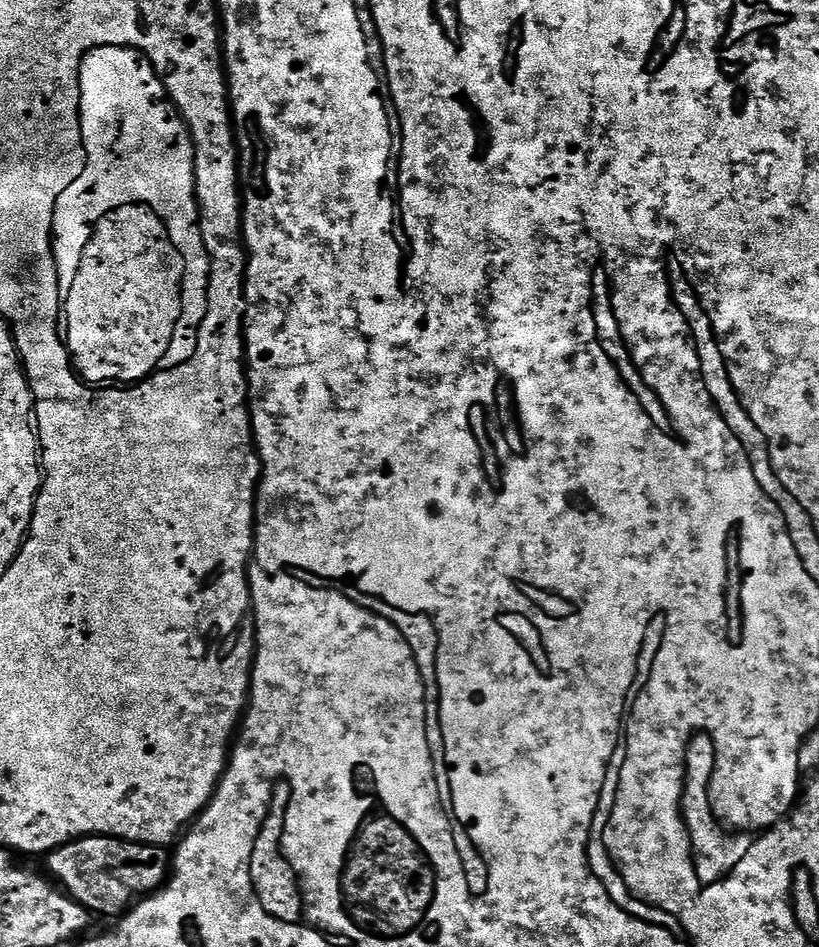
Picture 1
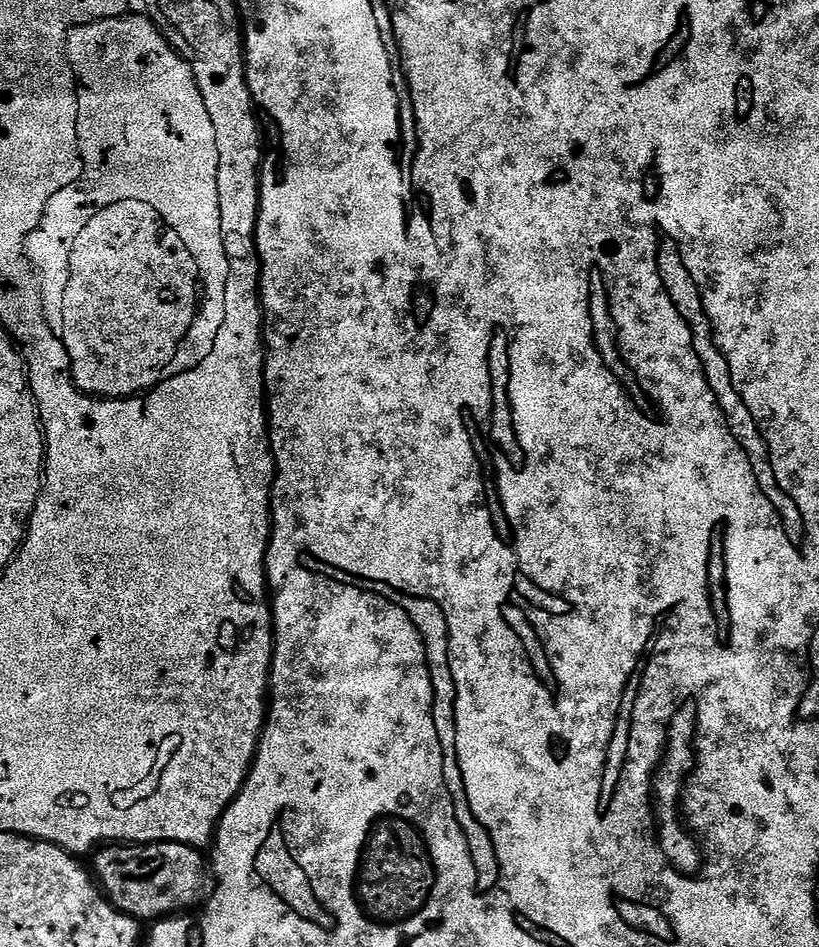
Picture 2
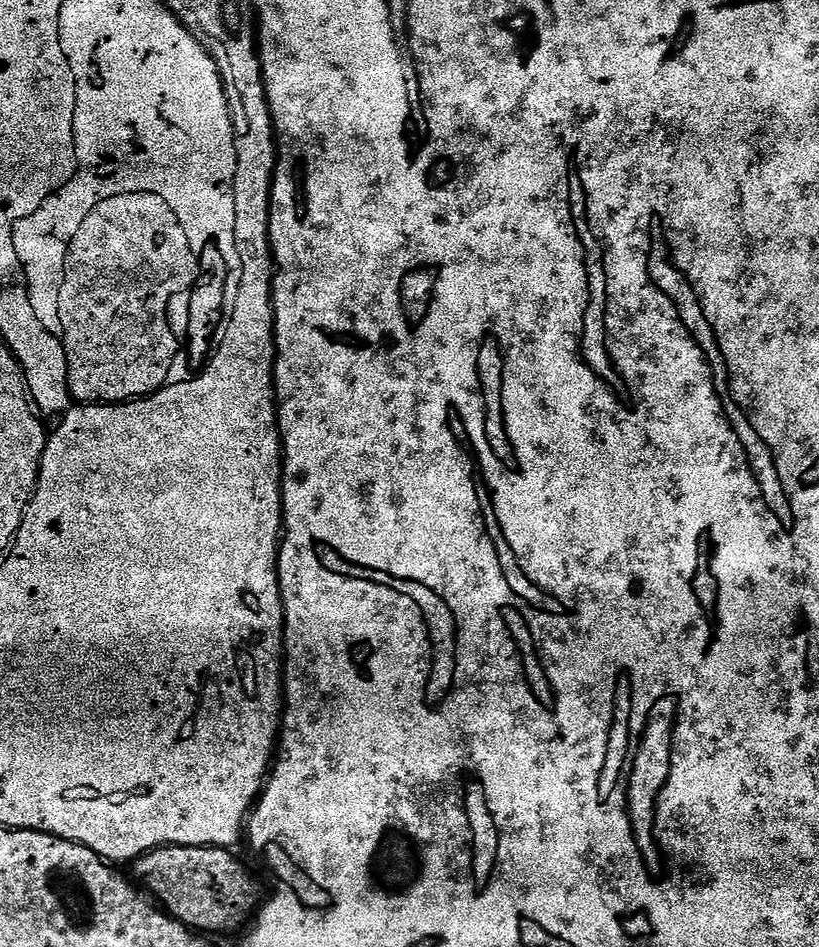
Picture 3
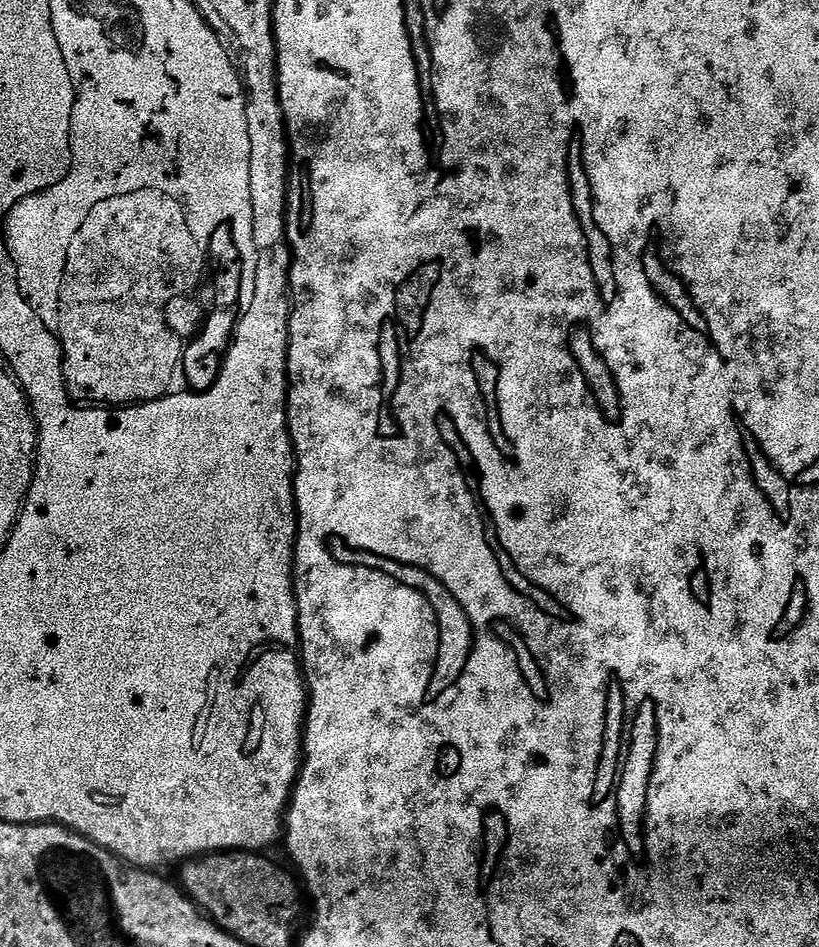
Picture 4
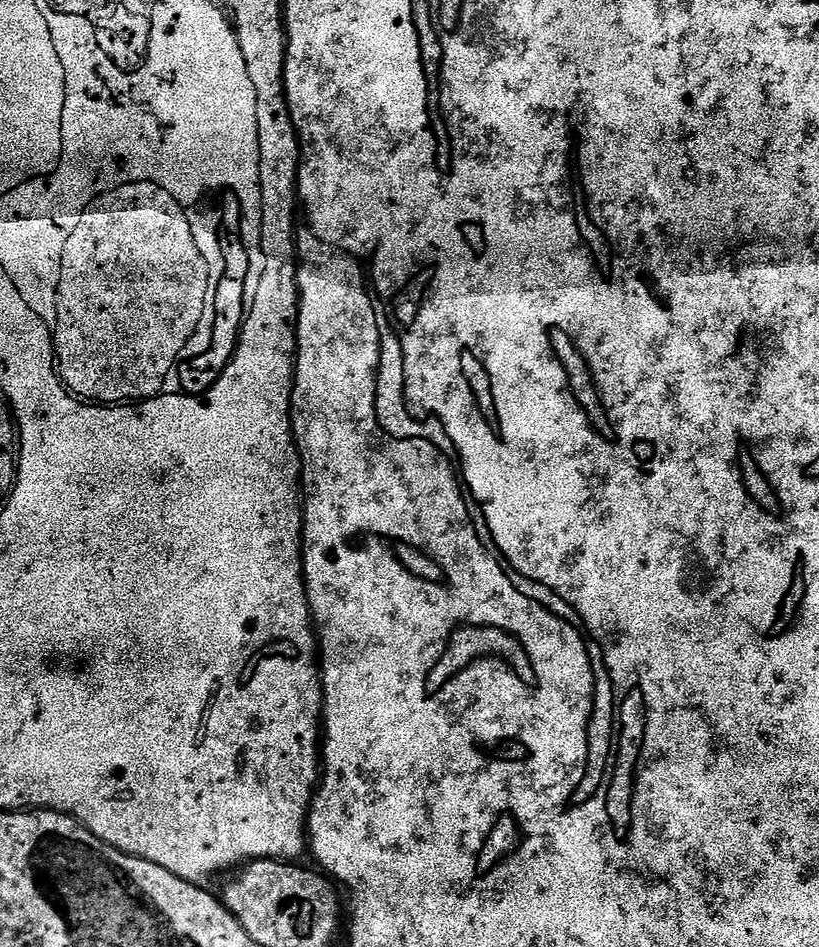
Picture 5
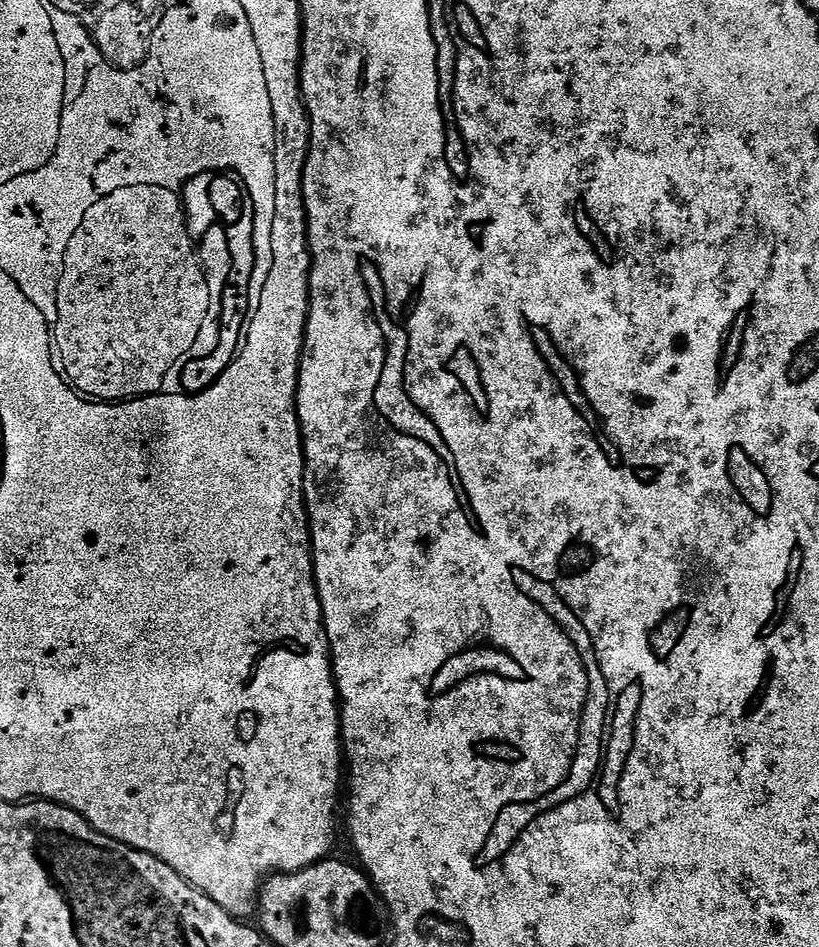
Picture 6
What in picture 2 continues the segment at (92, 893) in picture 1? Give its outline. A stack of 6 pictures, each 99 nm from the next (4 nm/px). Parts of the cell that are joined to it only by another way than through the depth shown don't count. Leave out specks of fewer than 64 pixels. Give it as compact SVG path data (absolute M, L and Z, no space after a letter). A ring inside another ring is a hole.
M161 840L158 844L116 842L101 847L95 853L94 879L100 885L101 892L120 912L141 922L163 920L187 913L205 899L206 856L200 852L203 851L199 847L173 840Z

